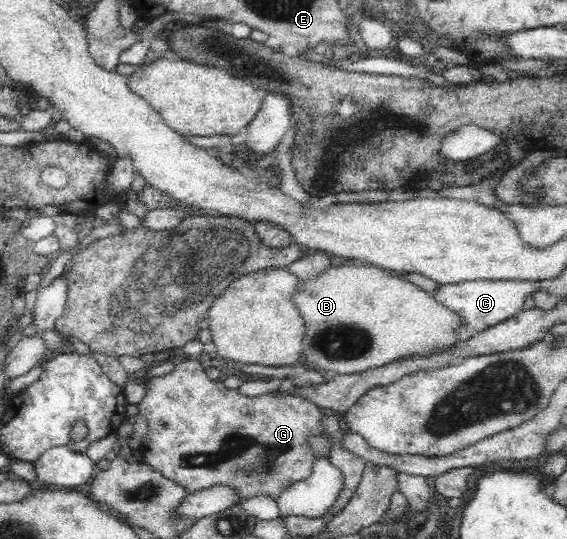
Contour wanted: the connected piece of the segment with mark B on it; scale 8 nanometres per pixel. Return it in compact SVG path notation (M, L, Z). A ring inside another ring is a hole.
M356 263L331 267L316 279L301 281L292 299L306 324L302 340L305 361L311 367L321 368L332 374L359 373L407 356L438 354L465 338L463 333L466 328L461 324L462 316L439 303L431 293L405 279L397 278L393 272L372 265Z

